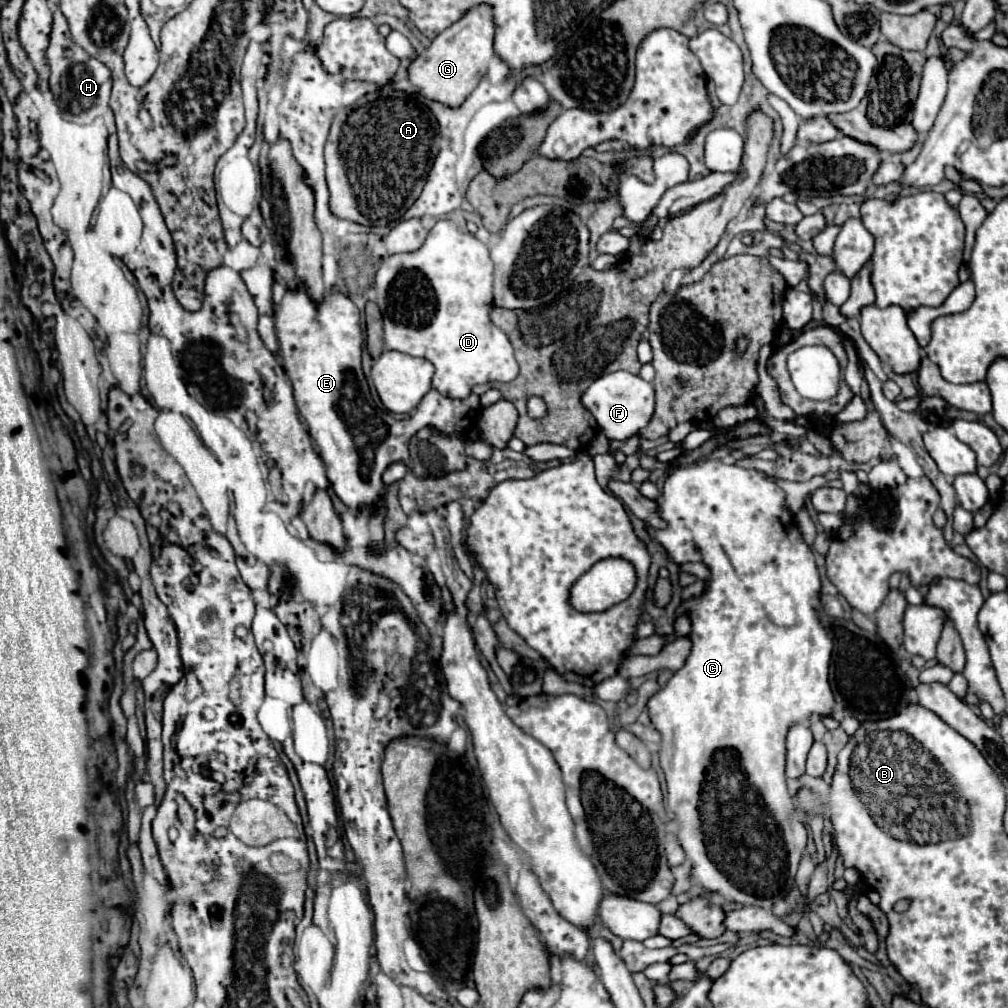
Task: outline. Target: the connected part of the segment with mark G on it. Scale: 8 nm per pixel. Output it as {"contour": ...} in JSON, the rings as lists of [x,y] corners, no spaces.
{"contour":[[[478,4],[470,8],[458,22],[440,32],[430,48],[418,54],[410,64],[410,82],[420,88],[420,96],[442,102],[446,106],[458,106],[480,82],[488,70],[488,62],[494,54],[494,16],[490,4]]]}

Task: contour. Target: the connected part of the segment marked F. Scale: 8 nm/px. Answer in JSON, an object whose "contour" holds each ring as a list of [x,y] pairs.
{"contour":[[[618,370],[594,380],[584,392],[582,402],[592,412],[608,440],[626,440],[638,434],[638,430],[642,430],[650,422],[654,414],[654,386],[640,376]]]}

